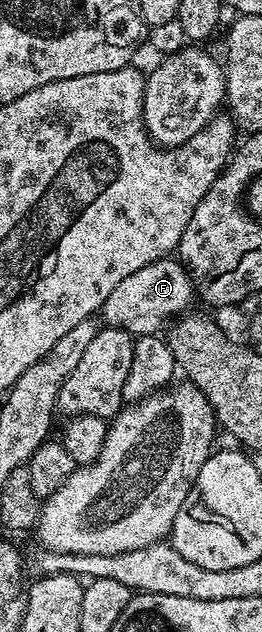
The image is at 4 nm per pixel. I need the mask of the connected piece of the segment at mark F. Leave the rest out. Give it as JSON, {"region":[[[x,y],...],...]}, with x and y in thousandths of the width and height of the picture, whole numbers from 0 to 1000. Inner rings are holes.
{"region":[[[645,405],[511,430],[511,437],[481,437],[481,443],[405,468],[374,497],[397,502],[401,517],[531,532],[599,527],[615,521],[607,508],[618,503],[714,492],[733,484],[729,478],[740,478],[740,460],[718,432],[668,407]]]}

